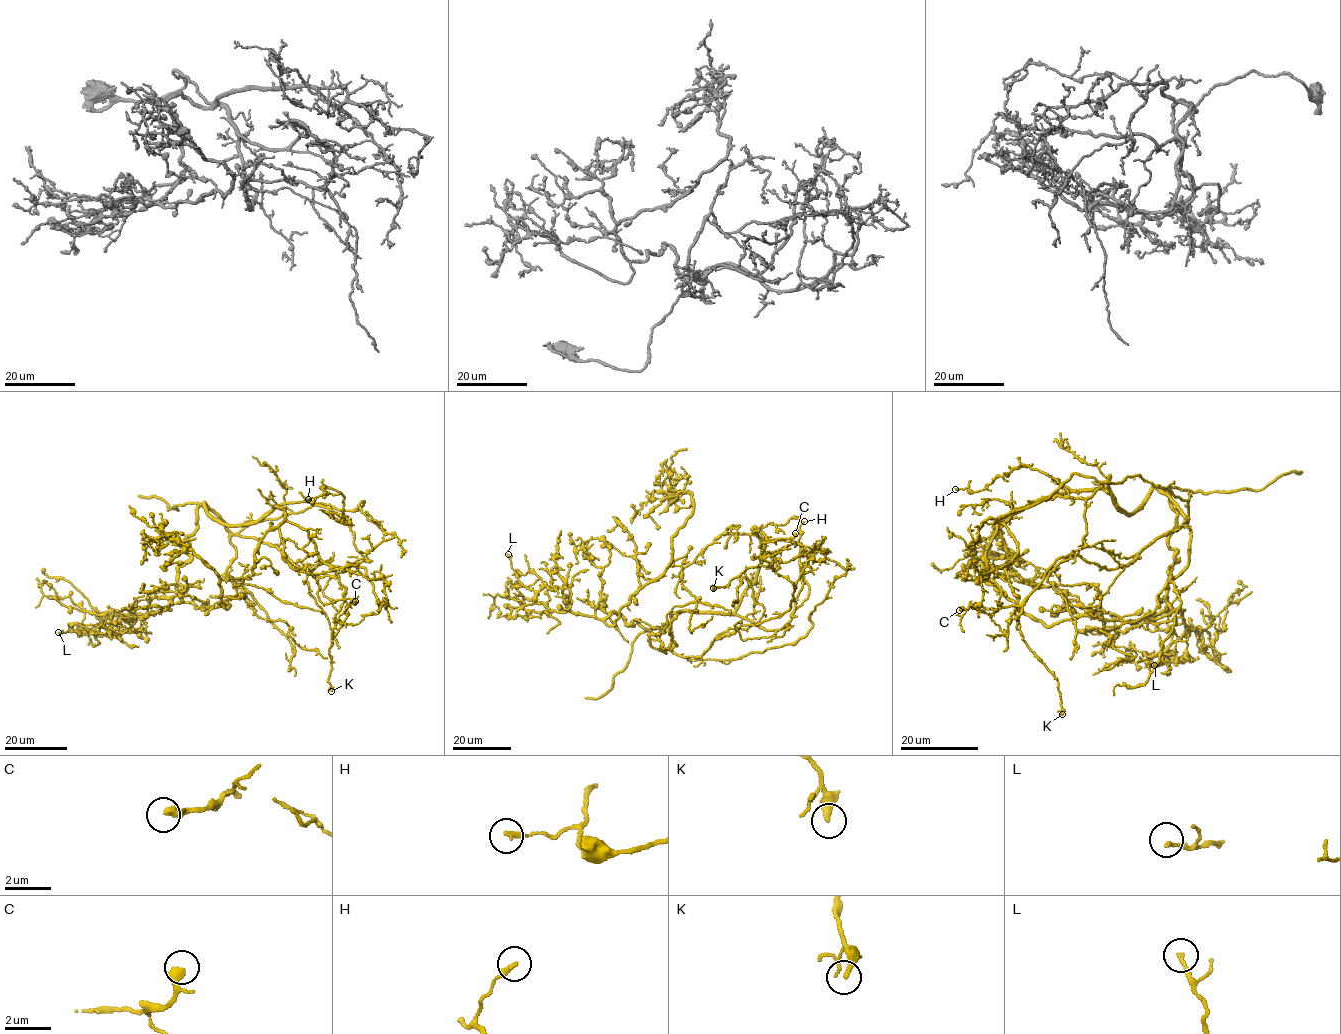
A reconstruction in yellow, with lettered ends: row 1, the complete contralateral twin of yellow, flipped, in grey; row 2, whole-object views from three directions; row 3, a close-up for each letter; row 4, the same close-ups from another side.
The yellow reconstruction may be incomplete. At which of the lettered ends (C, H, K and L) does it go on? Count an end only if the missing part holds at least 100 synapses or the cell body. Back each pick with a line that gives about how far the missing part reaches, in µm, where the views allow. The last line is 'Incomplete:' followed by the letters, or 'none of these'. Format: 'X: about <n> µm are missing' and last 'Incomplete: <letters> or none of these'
Incomplete: none of these

